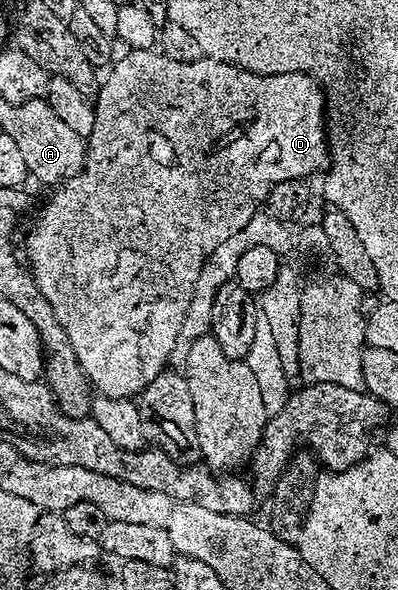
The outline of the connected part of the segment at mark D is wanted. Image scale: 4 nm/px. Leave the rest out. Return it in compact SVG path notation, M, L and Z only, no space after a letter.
M149 48L148 50L130 50L113 61L109 65L110 73L104 76L101 81L96 99L93 101L94 113L96 114L96 126L92 126L92 134L86 140L86 161L84 166L72 178L62 181L53 189L54 192L50 196L50 201L42 208L42 216L38 216L34 220L34 229L26 236L26 256L29 267L32 269L32 275L38 284L38 289L42 292L42 297L52 306L54 316L58 319L58 324L68 334L68 342L72 342L72 350L76 350L80 366L84 370L84 374L89 378L91 385L101 395L111 396L114 399L134 398L138 393L144 390L144 386L148 386L148 382L152 382L152 378L156 378L156 374L160 374L166 367L172 354L173 347L176 346L176 336L180 333L181 322L188 311L189 302L192 300L193 288L196 286L197 278L200 277L201 267L204 266L205 260L210 254L216 250L216 246L223 245L228 238L237 234L251 222L253 216L257 212L263 211L268 194L272 190L272 186L276 186L280 182L288 182L289 180L300 180L310 178L313 172L321 173L323 169L330 163L330 150L328 147L328 133L326 131L326 94L322 91L319 81L315 80L307 72L289 72L288 74L272 74L271 76L261 76L255 72L249 72L243 68L238 68L235 64L229 64L223 60L212 60L203 58L201 60L193 60L192 62L178 62L176 58L168 58L162 55L161 51Z

